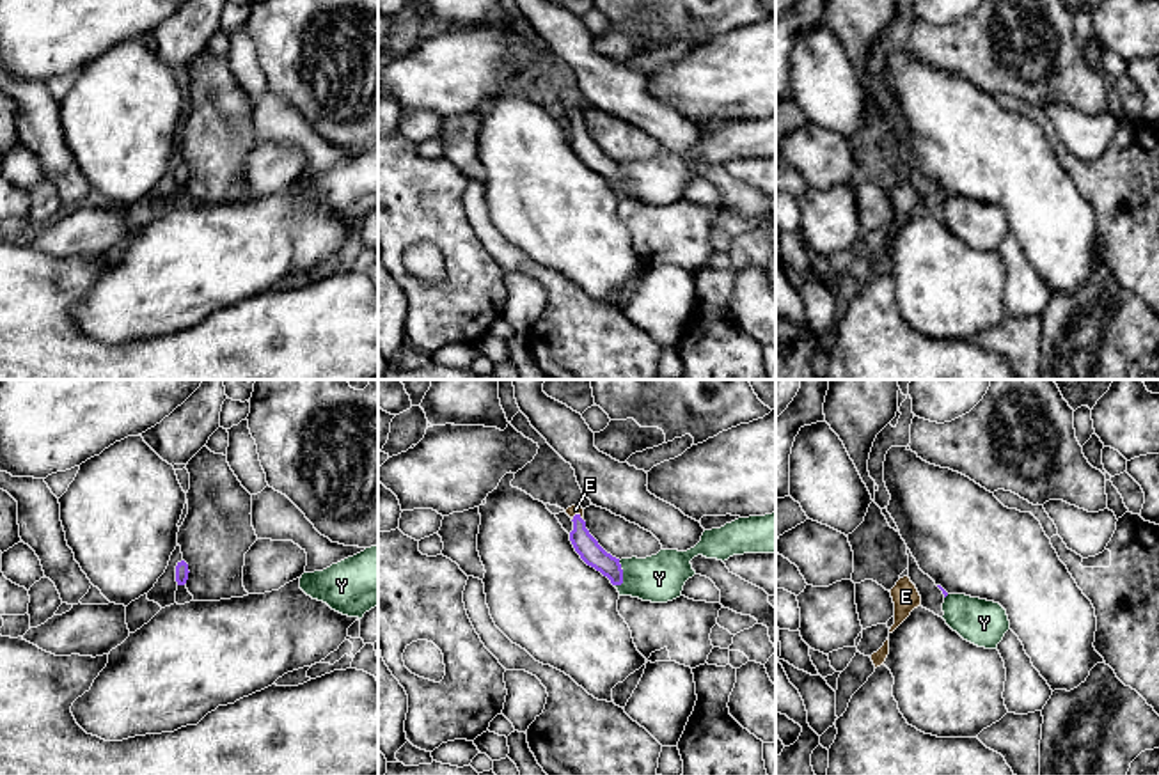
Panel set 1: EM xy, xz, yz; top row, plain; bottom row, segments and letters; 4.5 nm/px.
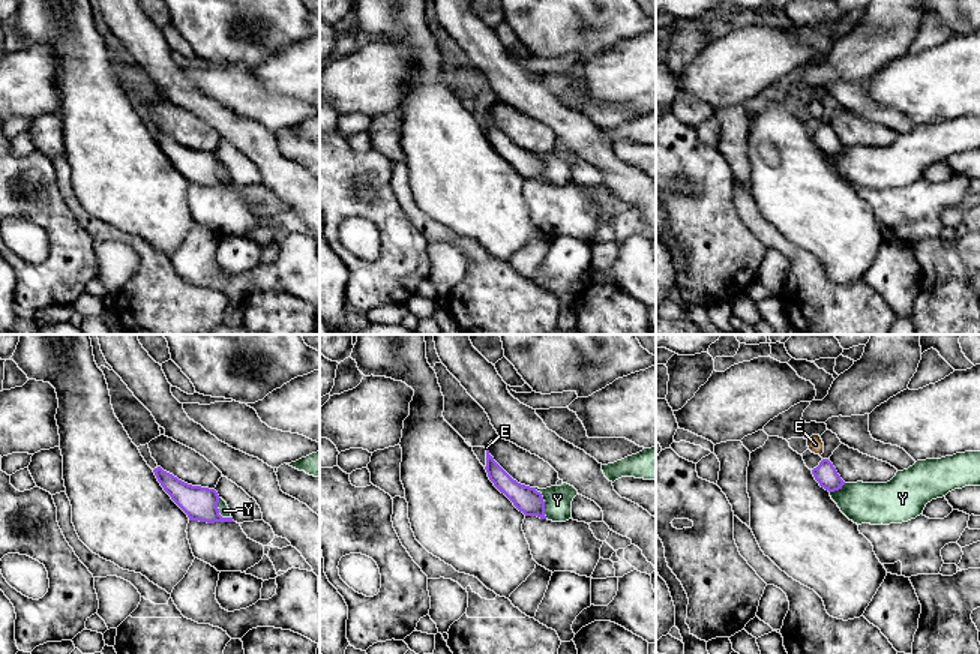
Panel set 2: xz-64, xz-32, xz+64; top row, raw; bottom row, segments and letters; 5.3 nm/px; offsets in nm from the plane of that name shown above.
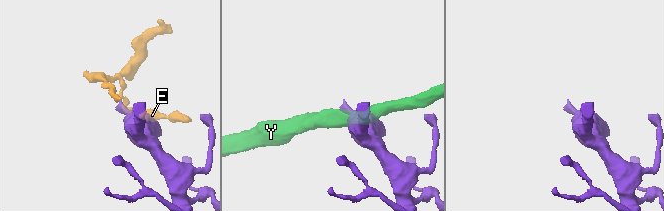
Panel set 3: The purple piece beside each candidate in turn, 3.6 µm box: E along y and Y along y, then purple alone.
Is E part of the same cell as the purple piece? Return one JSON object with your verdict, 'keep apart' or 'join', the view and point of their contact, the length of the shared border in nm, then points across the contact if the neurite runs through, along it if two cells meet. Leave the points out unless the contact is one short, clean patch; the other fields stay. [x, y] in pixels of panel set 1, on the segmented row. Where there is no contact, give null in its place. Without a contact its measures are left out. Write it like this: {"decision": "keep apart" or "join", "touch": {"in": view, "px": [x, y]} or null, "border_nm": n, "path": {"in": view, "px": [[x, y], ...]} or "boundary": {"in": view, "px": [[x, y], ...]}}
{"decision": "join", "touch": {"in": "xz", "px": [577, 515]}, "border_nm": 60, "path": {"in": "xz", "px": [[584, 543], [579, 536], [577, 515], [575, 509]]}}

